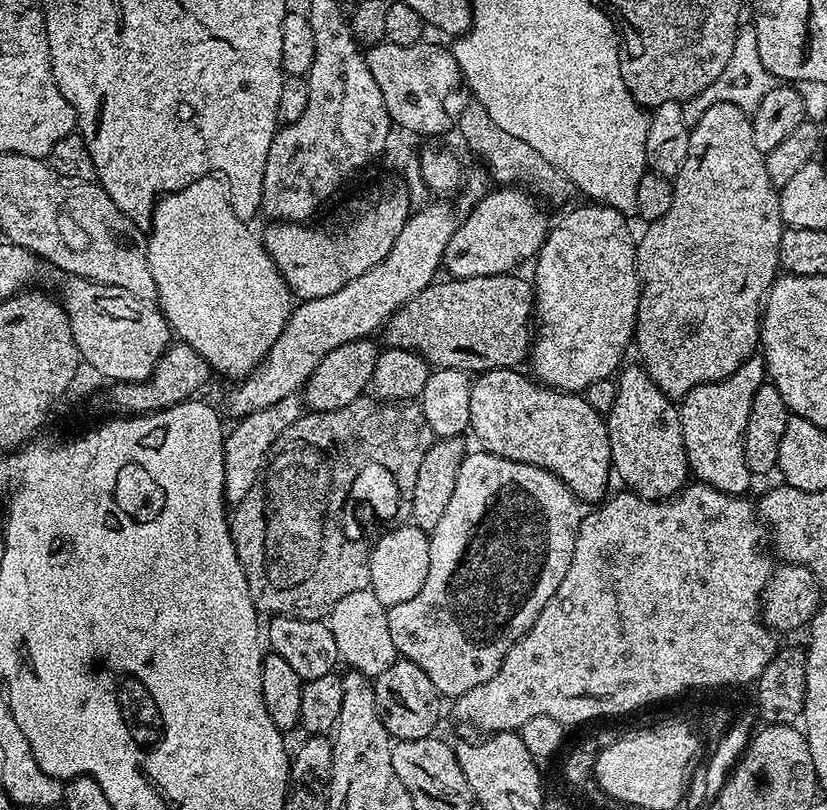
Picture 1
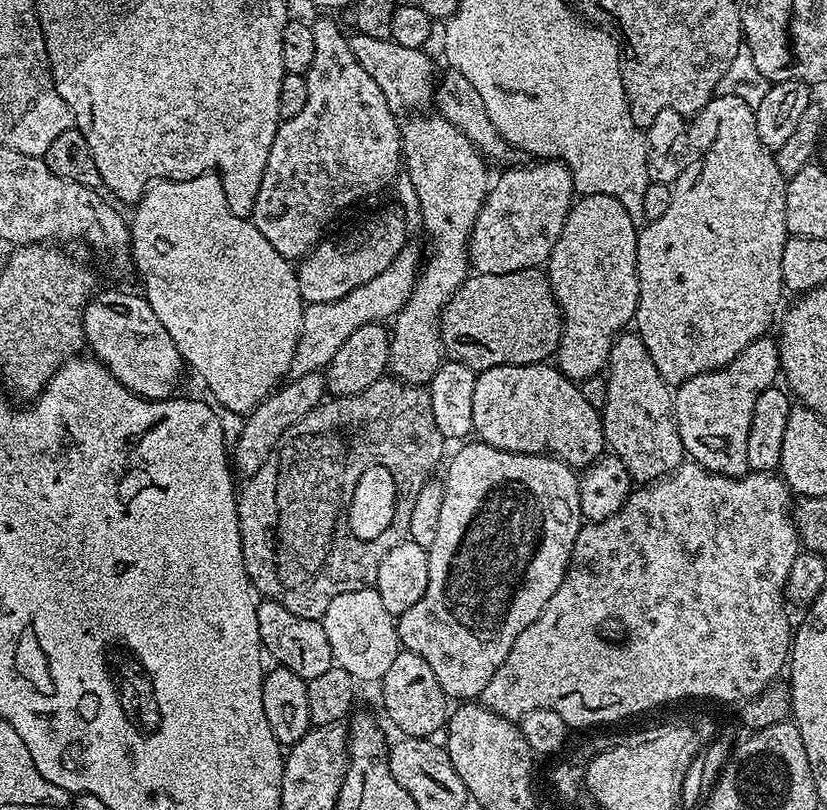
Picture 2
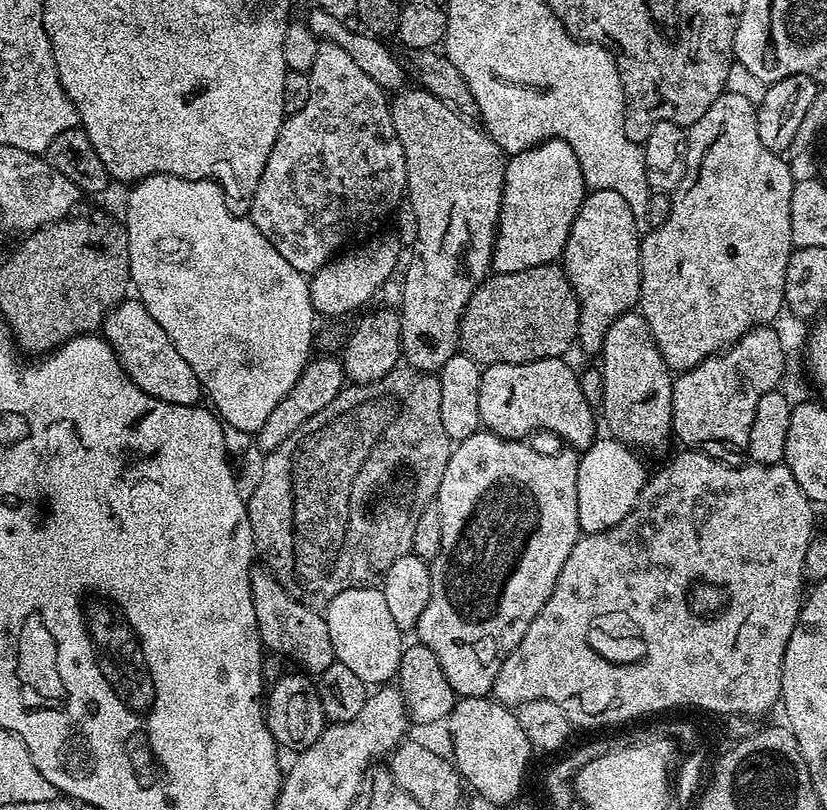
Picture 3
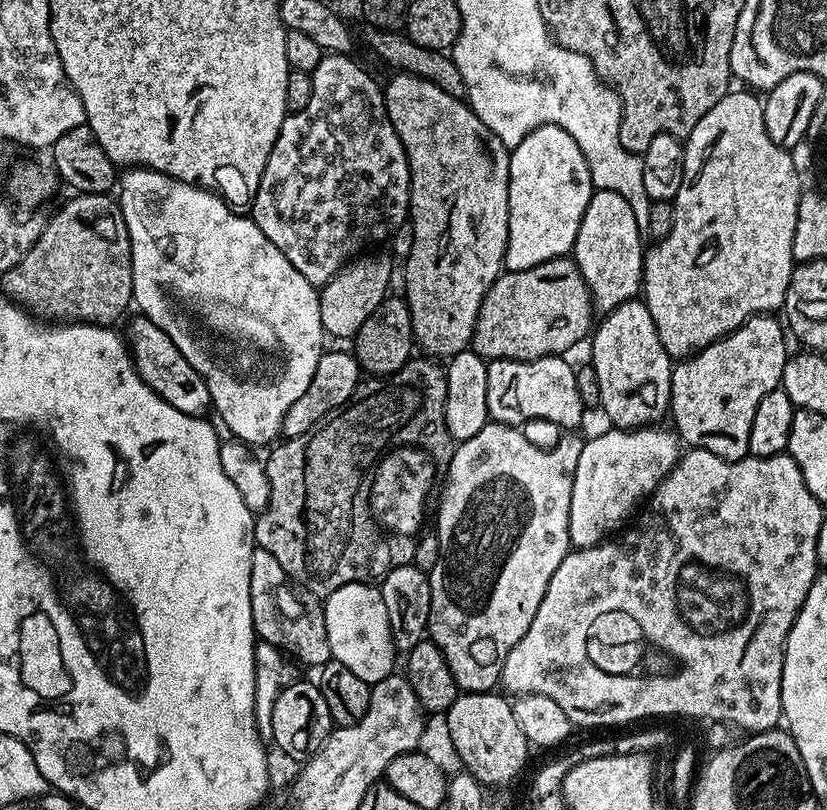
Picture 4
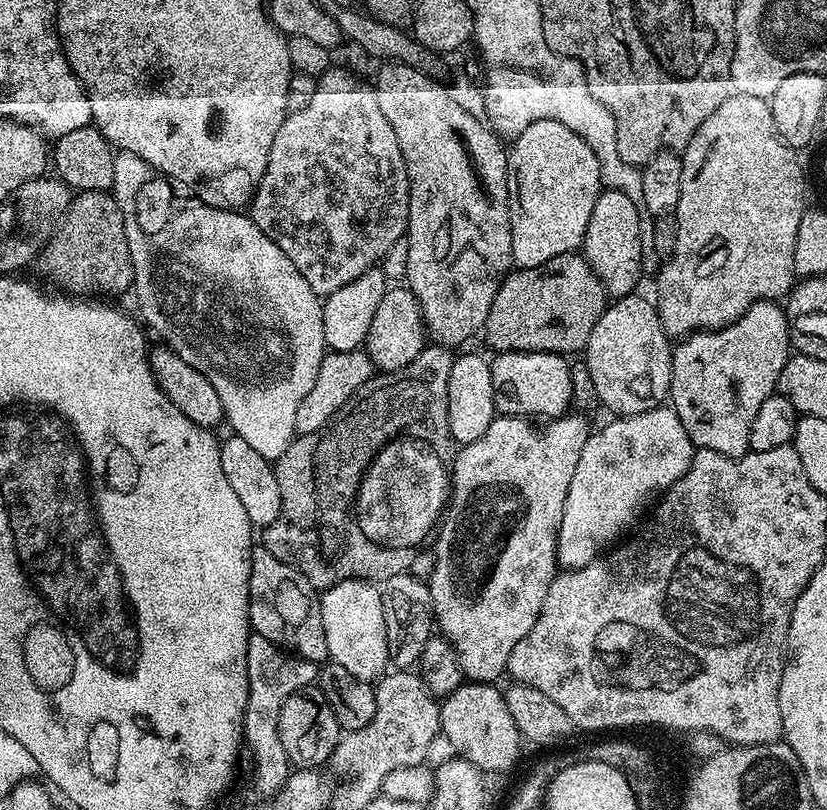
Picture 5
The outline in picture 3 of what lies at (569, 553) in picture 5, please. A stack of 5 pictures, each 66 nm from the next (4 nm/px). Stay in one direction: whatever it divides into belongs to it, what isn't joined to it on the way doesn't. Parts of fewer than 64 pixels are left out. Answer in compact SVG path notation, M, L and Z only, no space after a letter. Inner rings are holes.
M611 438L597 439L589 448L583 449L579 457L580 465L578 466L578 522L580 523L581 533L601 532L607 528L613 528L631 508L636 507L636 500L640 496L642 486L647 482L650 475L649 469L644 469L644 464L639 460L633 449L620 440Z

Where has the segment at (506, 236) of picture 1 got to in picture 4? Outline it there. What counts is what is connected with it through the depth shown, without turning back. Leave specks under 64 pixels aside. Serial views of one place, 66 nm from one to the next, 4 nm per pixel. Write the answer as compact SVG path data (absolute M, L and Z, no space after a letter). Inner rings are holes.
M543 124L526 134L508 158L508 241L503 267L509 272L530 270L556 256L568 256L593 191L590 166L566 130Z

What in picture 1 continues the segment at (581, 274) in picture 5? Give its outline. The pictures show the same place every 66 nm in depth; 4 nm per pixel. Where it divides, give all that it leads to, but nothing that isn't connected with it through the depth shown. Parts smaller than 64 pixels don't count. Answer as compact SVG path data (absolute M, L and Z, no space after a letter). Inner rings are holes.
M505 274L502 276L483 276L482 278L466 278L457 280L455 278L444 278L439 282L432 283L422 294L410 298L410 302L403 304L388 320L382 329L382 336L385 336L387 347L401 348L402 350L410 349L417 352L433 369L453 368L462 370L469 374L479 374L489 372L495 368L515 368L521 367L520 363L527 361L530 356L530 347L534 339L534 288L531 283L528 284L520 277L520 274Z

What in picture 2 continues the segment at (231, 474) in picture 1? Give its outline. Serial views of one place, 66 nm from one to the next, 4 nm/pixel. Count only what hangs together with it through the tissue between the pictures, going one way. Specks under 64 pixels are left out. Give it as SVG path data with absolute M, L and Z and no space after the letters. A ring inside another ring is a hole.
M320 372L302 374L291 382L293 384L285 383L272 395L267 396L254 411L247 413L245 420L248 421L245 422L244 429L236 440L236 452L234 448L234 468L239 475L241 472L241 477L247 478L255 474L284 437L286 430L297 424L303 416L310 414L310 410L317 408L325 399L326 380Z

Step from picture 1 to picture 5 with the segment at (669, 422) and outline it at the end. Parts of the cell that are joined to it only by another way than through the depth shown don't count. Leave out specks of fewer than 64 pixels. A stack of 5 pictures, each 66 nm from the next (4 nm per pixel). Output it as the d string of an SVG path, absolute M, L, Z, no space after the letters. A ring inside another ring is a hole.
M629 294L627 296L621 296L613 299L611 303L605 307L604 313L598 318L598 322L594 322L594 330L590 330L590 338L588 339L588 345L584 347L582 353L583 363L588 365L590 370L590 378L594 381L594 386L598 389L598 398L601 405L606 409L609 408L612 411L613 417L619 418L622 416L633 416L634 414L642 414L643 412L649 412L655 408L661 407L669 399L672 391L672 349L673 345L670 343L670 337L667 332L664 331L662 322L660 321L660 312L657 310L655 303L651 299L648 300L641 294Z

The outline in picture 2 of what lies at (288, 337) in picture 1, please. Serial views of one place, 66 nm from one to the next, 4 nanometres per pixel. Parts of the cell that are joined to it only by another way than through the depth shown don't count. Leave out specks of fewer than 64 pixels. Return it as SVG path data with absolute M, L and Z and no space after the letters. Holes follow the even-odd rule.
M409 242L398 254L398 258L394 258L394 262L386 266L386 270L382 270L382 274L378 274L370 282L355 288L350 294L334 302L307 305L302 318L300 341L292 359L291 375L298 377L327 369L338 346L342 346L342 342L346 342L346 338L350 338L354 330L359 330L361 326L367 324L379 324L395 318L410 298L416 280L420 276L421 267L422 252L420 256L419 246L415 242Z

